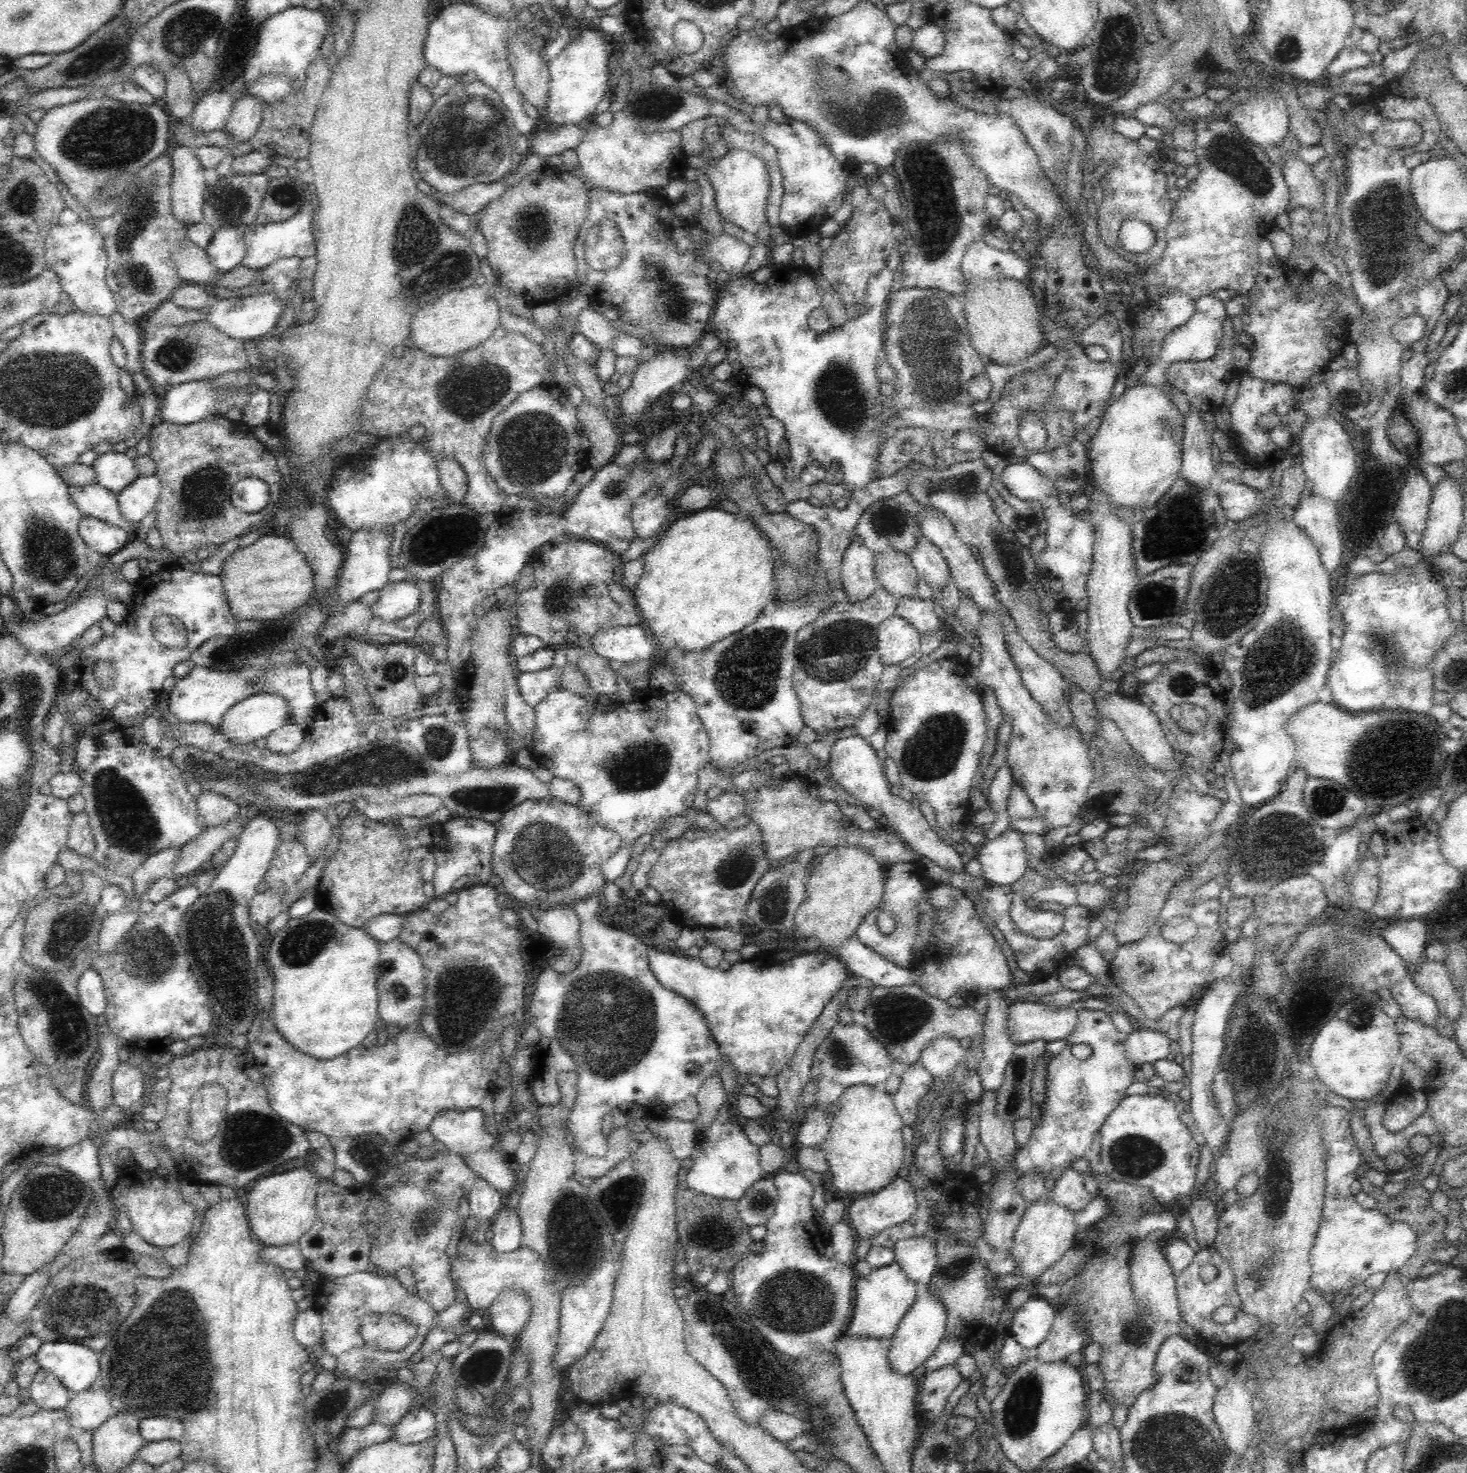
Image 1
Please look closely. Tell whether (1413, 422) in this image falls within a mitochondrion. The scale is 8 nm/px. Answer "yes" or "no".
no

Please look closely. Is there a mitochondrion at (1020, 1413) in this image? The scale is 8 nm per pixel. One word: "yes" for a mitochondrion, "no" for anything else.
yes

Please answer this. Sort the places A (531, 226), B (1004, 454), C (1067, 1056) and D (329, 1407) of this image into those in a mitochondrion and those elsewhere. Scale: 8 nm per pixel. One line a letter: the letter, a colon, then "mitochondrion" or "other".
A: mitochondrion
B: other
C: other
D: mitochondrion

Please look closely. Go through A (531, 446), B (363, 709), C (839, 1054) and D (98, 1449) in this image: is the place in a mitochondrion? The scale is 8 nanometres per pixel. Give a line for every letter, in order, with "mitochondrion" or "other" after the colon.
A: mitochondrion
B: other
C: mitochondrion
D: other

